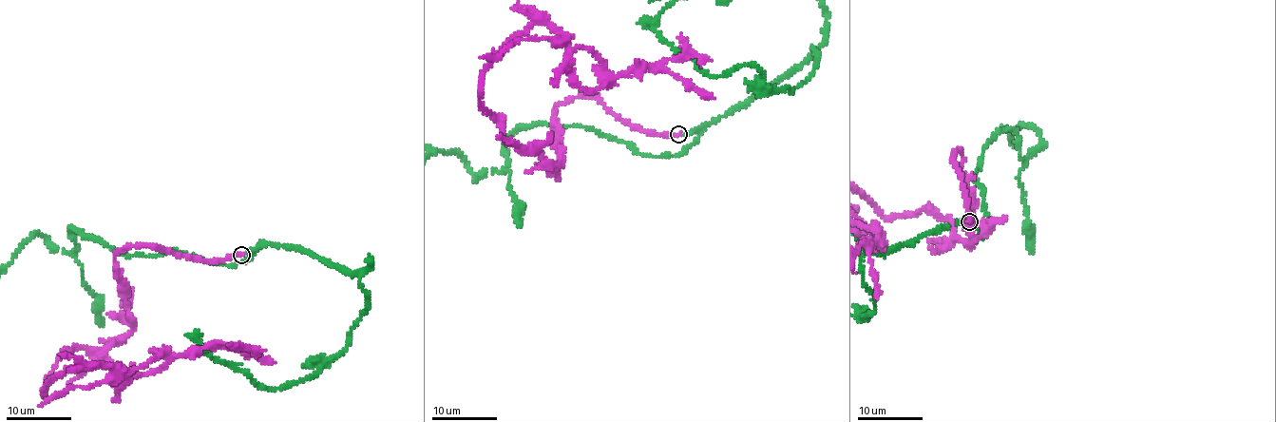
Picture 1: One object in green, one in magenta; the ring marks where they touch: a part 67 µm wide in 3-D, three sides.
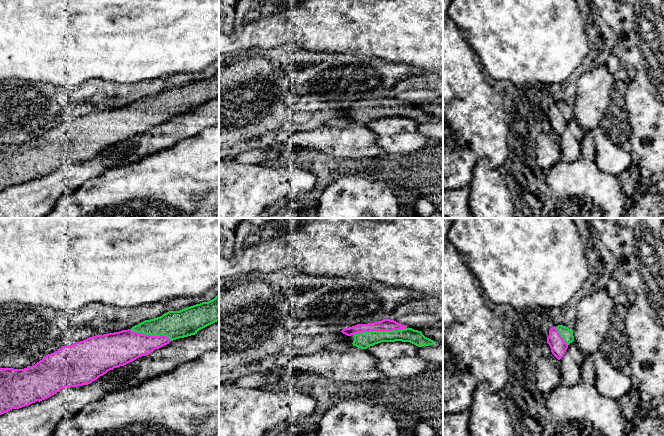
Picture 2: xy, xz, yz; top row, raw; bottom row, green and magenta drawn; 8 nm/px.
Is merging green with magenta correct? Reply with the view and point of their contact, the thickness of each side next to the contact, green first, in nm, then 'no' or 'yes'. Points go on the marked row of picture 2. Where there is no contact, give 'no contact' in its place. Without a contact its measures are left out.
contact xz (379, 331); calibres 130 and 100 nm; yes

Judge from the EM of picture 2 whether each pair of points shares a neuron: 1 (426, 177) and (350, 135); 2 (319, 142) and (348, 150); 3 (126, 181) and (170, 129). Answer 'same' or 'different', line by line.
1: different
2: same
3: different

